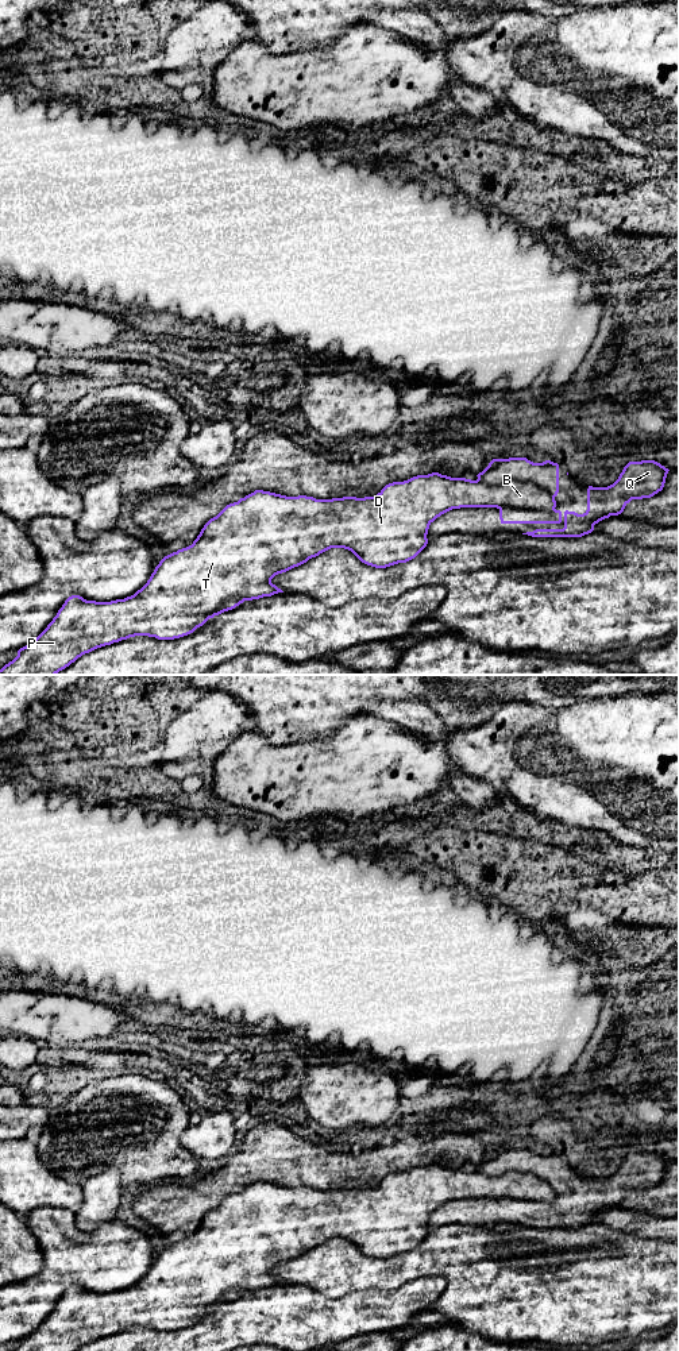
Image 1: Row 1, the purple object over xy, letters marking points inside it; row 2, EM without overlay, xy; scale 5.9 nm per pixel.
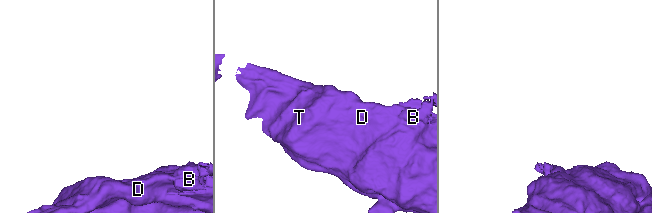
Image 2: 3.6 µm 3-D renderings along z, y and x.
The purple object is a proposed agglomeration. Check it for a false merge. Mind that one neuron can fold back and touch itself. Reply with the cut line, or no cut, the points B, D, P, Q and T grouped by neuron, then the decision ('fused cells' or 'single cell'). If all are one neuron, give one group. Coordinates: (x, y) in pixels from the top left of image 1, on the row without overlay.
xy (477, 1170), (485, 1174), (528, 1170), (541, 1177), (554, 1189) | B D P T / Q | fused cells

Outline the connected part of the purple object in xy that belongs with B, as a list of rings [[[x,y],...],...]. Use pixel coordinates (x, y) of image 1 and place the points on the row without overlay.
[[[439,1163],[389,1174],[377,1186],[364,1189],[316,1190],[306,1186],[286,1188],[255,1181],[238,1193],[227,1196],[216,1208],[211,1209],[192,1236],[165,1247],[147,1274],[134,1286],[111,1293],[86,1292],[80,1286],[69,1288],[47,1319],[32,1333],[20,1339],[13,1351],[77,1351],[97,1339],[135,1327],[148,1327],[158,1331],[188,1327],[209,1309],[232,1301],[244,1292],[283,1284],[271,1274],[275,1266],[298,1258],[331,1239],[348,1240],[362,1254],[375,1259],[406,1254],[427,1238],[429,1216],[441,1205],[460,1198],[552,1201],[556,1198],[556,1192],[548,1182],[529,1171],[513,1170],[501,1176],[485,1176]]]

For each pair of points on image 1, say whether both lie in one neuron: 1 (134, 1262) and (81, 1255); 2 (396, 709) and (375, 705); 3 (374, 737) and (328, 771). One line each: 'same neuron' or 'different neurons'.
1: same neuron
2: same neuron
3: same neuron

